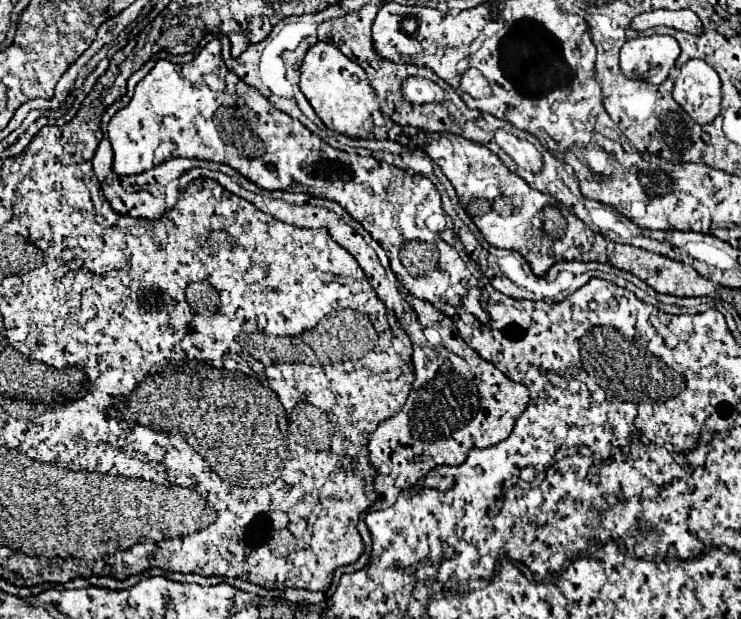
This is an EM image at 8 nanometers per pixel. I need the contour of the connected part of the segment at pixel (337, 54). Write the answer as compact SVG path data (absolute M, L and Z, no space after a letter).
M317 42L305 54L301 64L301 92L323 120L329 130L341 132L351 138L389 138L383 128L377 128L373 122L373 112L379 110L379 98L373 92L365 70L349 60L333 44Z

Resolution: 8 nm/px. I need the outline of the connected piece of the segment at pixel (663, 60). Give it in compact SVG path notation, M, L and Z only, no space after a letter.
M641 36L623 44L621 70L627 78L661 84L673 68L681 48L671 36Z

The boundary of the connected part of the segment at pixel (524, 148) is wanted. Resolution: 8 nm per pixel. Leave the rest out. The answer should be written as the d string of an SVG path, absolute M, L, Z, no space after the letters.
M495 130L495 142L525 170L529 172L539 172L541 170L541 154L537 148L527 142L519 140L517 136L505 132L505 130Z

